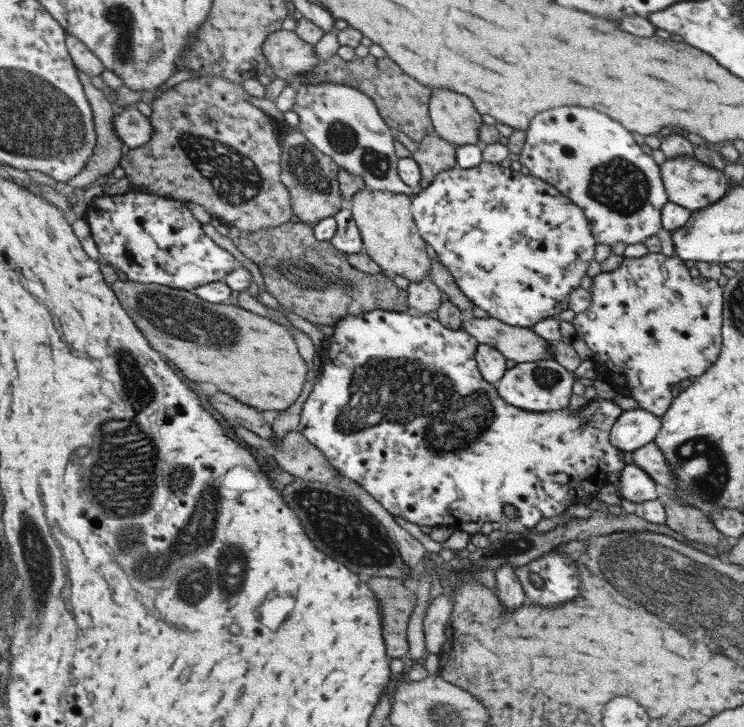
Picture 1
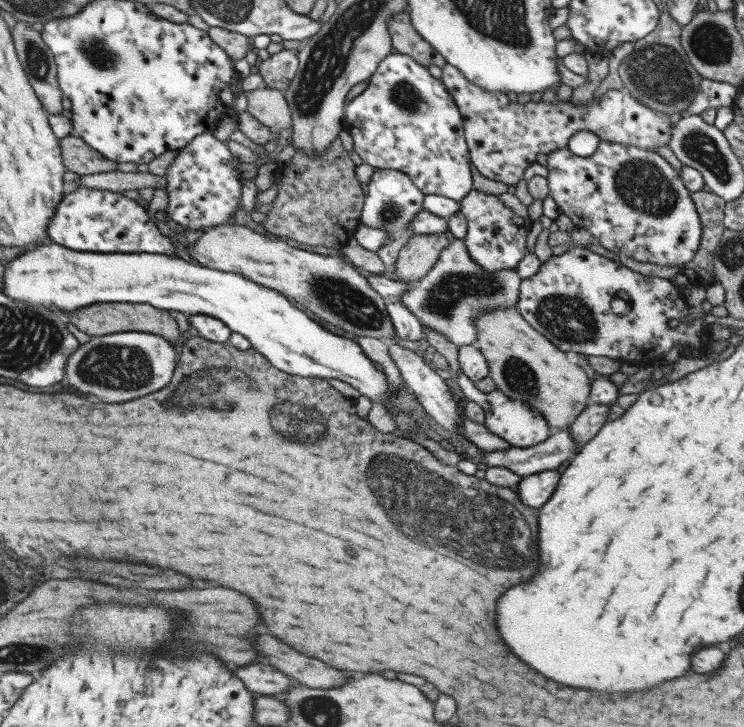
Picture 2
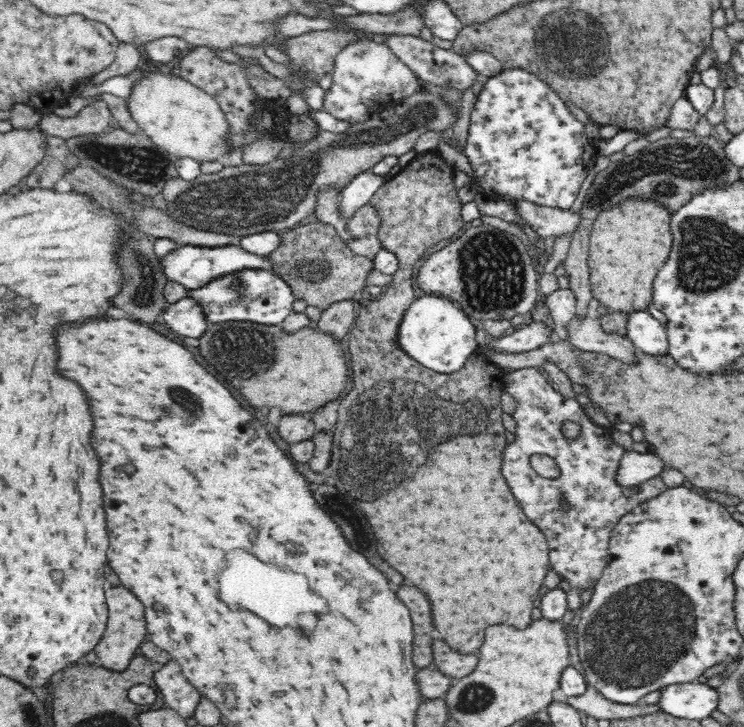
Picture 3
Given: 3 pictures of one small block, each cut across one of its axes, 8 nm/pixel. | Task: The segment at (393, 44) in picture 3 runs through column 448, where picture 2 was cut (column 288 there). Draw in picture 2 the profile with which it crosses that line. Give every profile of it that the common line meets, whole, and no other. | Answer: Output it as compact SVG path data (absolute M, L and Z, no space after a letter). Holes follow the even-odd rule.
M283 48L268 59L259 61L254 70L262 76L263 86L282 92L288 88L298 69L299 58L296 51Z

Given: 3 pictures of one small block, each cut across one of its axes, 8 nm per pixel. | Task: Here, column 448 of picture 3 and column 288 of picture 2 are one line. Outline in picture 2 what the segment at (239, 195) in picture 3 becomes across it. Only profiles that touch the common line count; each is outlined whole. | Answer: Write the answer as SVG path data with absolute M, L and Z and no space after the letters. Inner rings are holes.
M260 86L252 92L244 92L248 99L247 111L269 129L288 134L292 115L283 92Z

